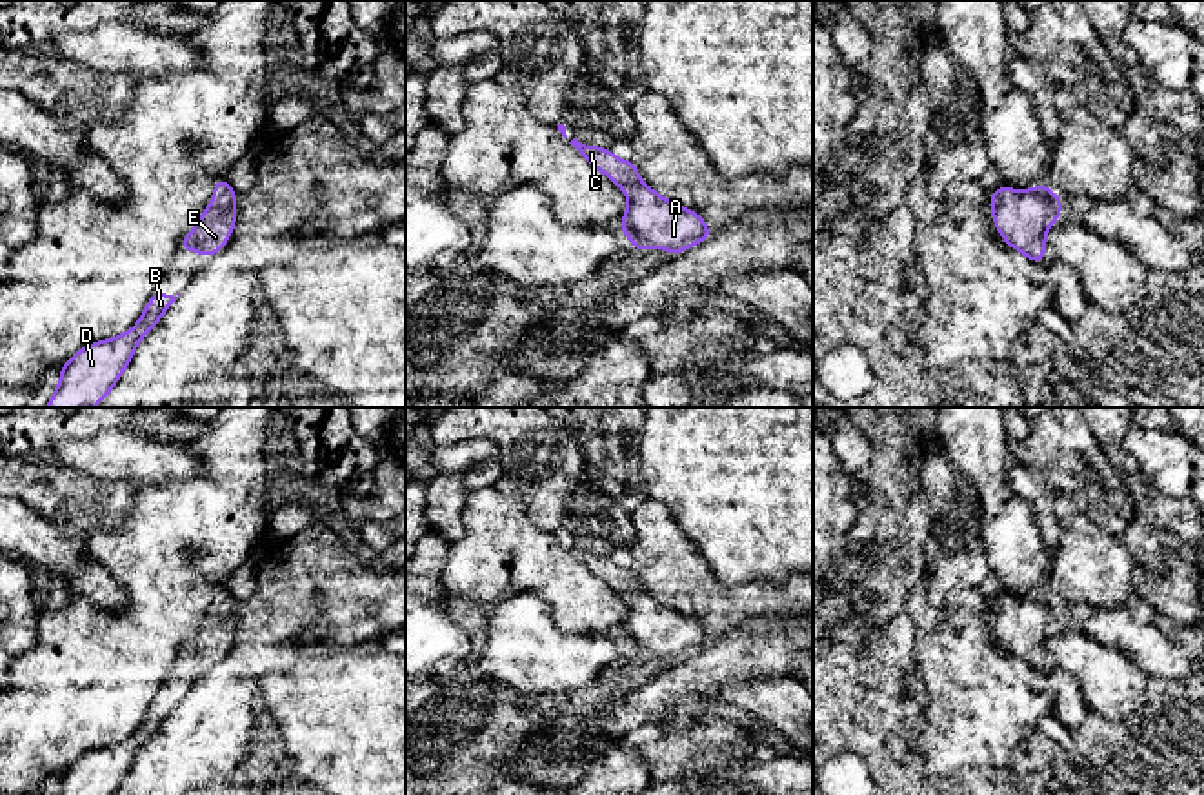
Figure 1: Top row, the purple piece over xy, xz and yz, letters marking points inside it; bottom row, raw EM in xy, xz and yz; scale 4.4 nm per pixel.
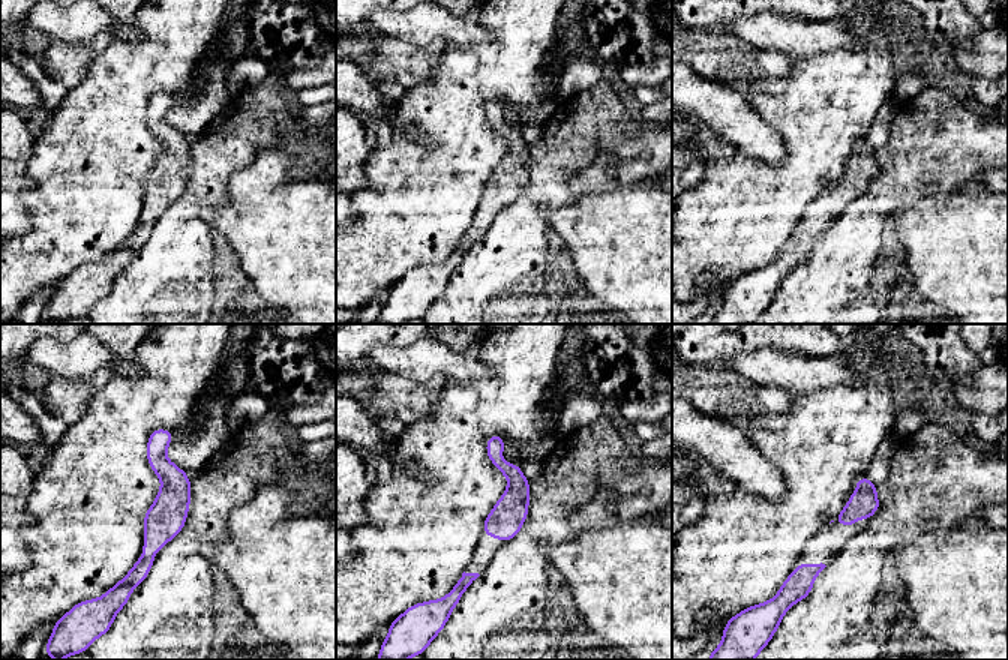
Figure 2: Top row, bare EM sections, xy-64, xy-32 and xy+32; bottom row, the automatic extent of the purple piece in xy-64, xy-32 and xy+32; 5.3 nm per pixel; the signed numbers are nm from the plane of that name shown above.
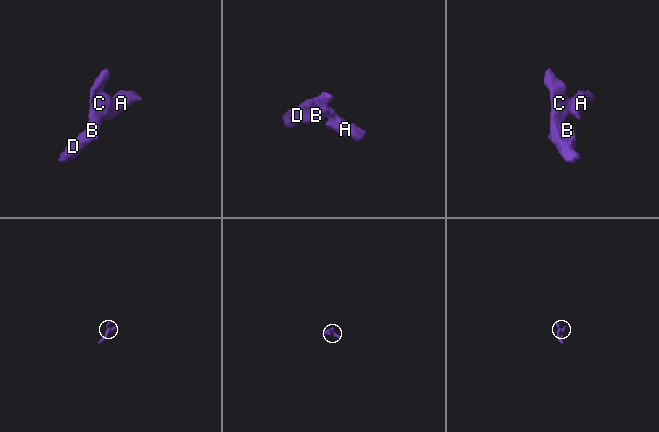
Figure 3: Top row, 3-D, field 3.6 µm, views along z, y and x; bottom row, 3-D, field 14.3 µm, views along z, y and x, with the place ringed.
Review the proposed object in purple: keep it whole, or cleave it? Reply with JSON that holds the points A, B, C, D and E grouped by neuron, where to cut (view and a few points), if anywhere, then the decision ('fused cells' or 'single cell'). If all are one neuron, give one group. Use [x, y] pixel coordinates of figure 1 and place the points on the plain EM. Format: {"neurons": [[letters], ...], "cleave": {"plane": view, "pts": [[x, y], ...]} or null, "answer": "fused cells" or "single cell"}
{"neurons": [["A", "B", "C", "D", "E"]], "cleave": null, "answer": "single cell"}

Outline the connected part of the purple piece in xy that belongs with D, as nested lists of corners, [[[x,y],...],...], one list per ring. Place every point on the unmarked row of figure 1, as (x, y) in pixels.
[[[155,699],[140,728],[124,742],[82,755],[60,777],[58,795],[113,795],[131,770],[140,748],[180,704]]]

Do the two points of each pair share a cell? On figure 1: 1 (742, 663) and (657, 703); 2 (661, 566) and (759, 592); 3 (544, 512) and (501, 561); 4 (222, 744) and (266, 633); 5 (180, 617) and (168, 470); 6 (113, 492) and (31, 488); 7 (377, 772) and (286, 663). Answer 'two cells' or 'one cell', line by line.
1: one cell
2: one cell
3: two cells
4: one cell
5: two cells
6: one cell
7: two cells

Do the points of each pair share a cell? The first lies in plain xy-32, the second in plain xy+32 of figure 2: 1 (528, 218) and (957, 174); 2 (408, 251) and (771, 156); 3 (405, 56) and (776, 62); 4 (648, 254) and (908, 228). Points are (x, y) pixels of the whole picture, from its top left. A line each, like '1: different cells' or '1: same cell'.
1: same cell
2: different cells
3: same cell
4: same cell

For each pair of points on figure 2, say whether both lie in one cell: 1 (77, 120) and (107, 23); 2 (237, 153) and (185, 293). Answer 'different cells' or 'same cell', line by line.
1: different cells
2: same cell

